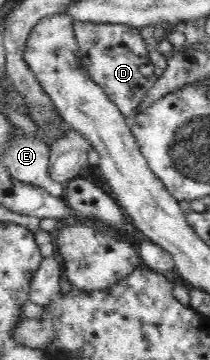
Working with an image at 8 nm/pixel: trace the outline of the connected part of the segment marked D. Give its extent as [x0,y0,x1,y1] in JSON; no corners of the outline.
[73,20,158,124]

